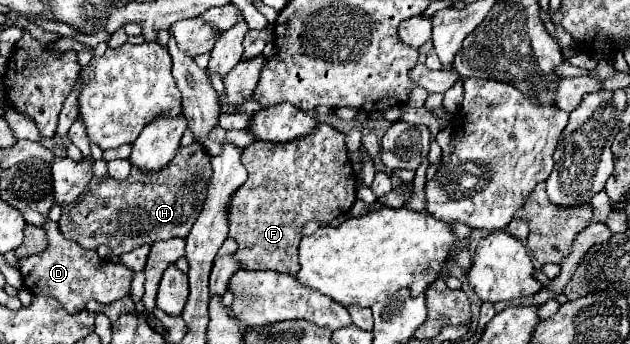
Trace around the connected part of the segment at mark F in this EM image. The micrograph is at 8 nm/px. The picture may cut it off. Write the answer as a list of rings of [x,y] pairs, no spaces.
[[[318,125],[316,133],[312,133],[312,137],[306,137],[304,141],[254,141],[244,149],[242,163],[248,171],[248,179],[238,187],[228,205],[228,237],[238,243],[234,259],[242,269],[270,269],[278,273],[298,275],[298,245],[302,239],[304,223],[318,221],[322,227],[326,227],[332,219],[348,213],[356,201],[356,177],[348,159],[344,133],[332,129],[330,125]]]

